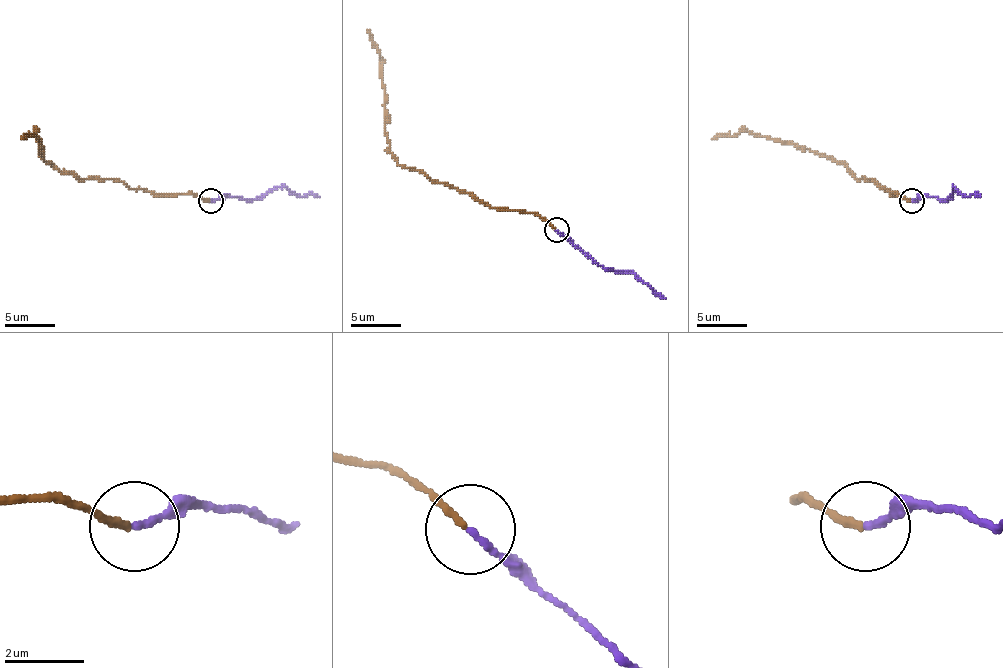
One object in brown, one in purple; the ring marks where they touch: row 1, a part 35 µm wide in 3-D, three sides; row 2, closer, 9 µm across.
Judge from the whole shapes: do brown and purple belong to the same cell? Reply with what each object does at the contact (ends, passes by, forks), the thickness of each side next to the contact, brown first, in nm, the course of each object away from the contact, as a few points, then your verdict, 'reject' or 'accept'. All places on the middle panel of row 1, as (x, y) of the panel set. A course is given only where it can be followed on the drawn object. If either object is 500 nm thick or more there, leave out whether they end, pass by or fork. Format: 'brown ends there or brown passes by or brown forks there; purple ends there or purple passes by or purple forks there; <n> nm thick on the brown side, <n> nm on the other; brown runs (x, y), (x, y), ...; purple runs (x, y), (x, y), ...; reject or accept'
brown ends there; purple ends there; 170 nm thick on the brown side, 160 nm on the other; brown runs (555, 230), (532, 213), (497, 210), (467, 193), (432, 183), (395, 160), (385, 130), (382, 65), (367, 30); purple runs (557, 230), (600, 265), (633, 273), (665, 298); reject

